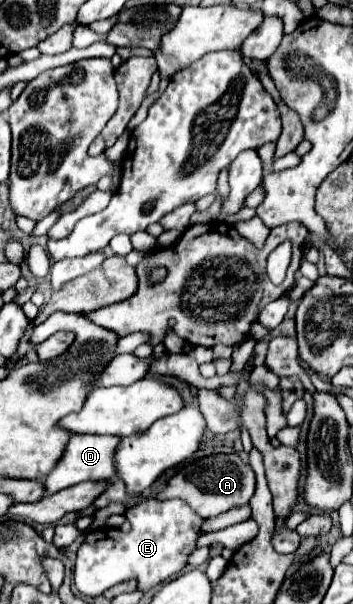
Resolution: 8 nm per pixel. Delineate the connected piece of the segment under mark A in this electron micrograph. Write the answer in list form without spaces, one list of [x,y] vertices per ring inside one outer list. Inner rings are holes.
[[[212,454],[202,460],[194,460],[186,464],[182,470],[178,470],[168,484],[156,494],[156,500],[170,500],[180,498],[184,500],[198,516],[208,518],[222,512],[228,512],[230,508],[244,506],[254,494],[254,472],[250,464],[246,464],[238,454]]]

